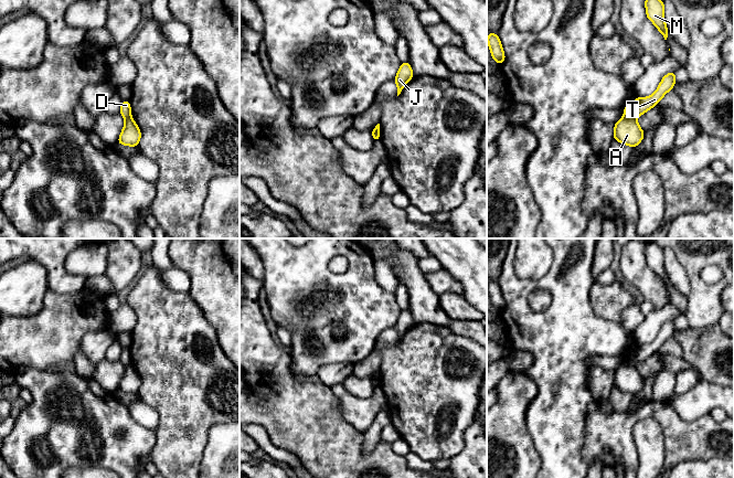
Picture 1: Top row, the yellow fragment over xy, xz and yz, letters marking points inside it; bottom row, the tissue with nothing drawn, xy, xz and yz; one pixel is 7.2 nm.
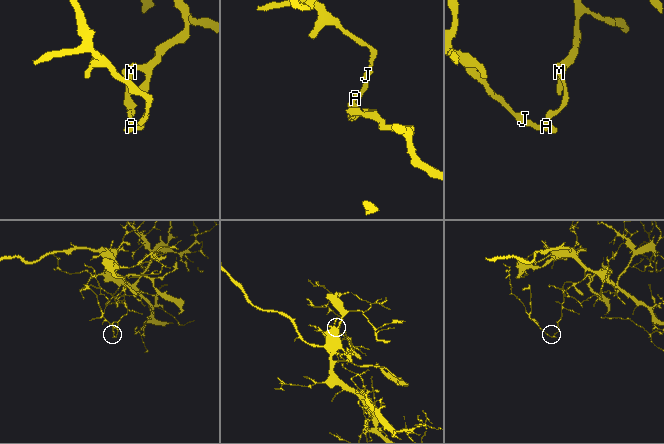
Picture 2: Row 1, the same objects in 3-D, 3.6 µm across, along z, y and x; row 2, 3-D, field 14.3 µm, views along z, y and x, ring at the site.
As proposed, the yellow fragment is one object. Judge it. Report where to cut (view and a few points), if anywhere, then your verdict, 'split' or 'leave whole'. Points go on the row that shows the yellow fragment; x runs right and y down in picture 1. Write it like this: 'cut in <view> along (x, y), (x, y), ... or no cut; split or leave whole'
cut in yz along (624, 115), (635, 119); split

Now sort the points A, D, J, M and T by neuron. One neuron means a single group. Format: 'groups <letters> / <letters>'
groups A J / D M T

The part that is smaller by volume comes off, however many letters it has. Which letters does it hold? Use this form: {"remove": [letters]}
{"remove": ["A", "J"]}

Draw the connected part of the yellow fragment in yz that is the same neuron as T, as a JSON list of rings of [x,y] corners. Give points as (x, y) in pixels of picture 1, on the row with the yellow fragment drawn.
[[[670,72],[662,77],[658,88],[651,96],[637,97],[632,103],[629,103],[624,108],[624,116],[634,119],[638,118],[640,115],[655,107],[674,85],[676,72]]]

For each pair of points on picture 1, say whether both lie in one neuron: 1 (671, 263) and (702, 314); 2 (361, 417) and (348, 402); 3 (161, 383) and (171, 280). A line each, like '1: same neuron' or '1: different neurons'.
1: different neurons
2: same neuron
3: different neurons

